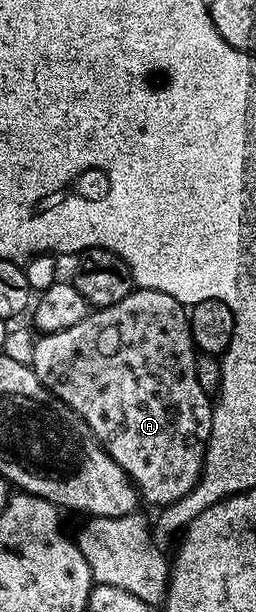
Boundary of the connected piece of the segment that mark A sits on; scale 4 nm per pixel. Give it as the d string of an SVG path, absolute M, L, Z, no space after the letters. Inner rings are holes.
M133 289L126 297L122 297L122 301L109 307L93 310L85 319L78 321L78 325L70 325L70 329L40 335L33 345L34 355L31 368L42 381L42 385L51 395L58 397L70 409L74 409L74 413L78 413L78 417L82 417L82 421L86 421L86 425L95 435L96 440L107 449L114 462L131 477L132 484L136 486L141 500L145 504L153 503L156 509L168 507L174 501L186 497L186 493L190 493L190 489L194 489L194 485L200 480L200 475L204 471L204 458L212 432L214 403L210 395L202 391L196 380L195 365L198 352L196 344L192 341L192 330L188 317L189 312L184 304L174 301L174 297L170 297L170 293Z

